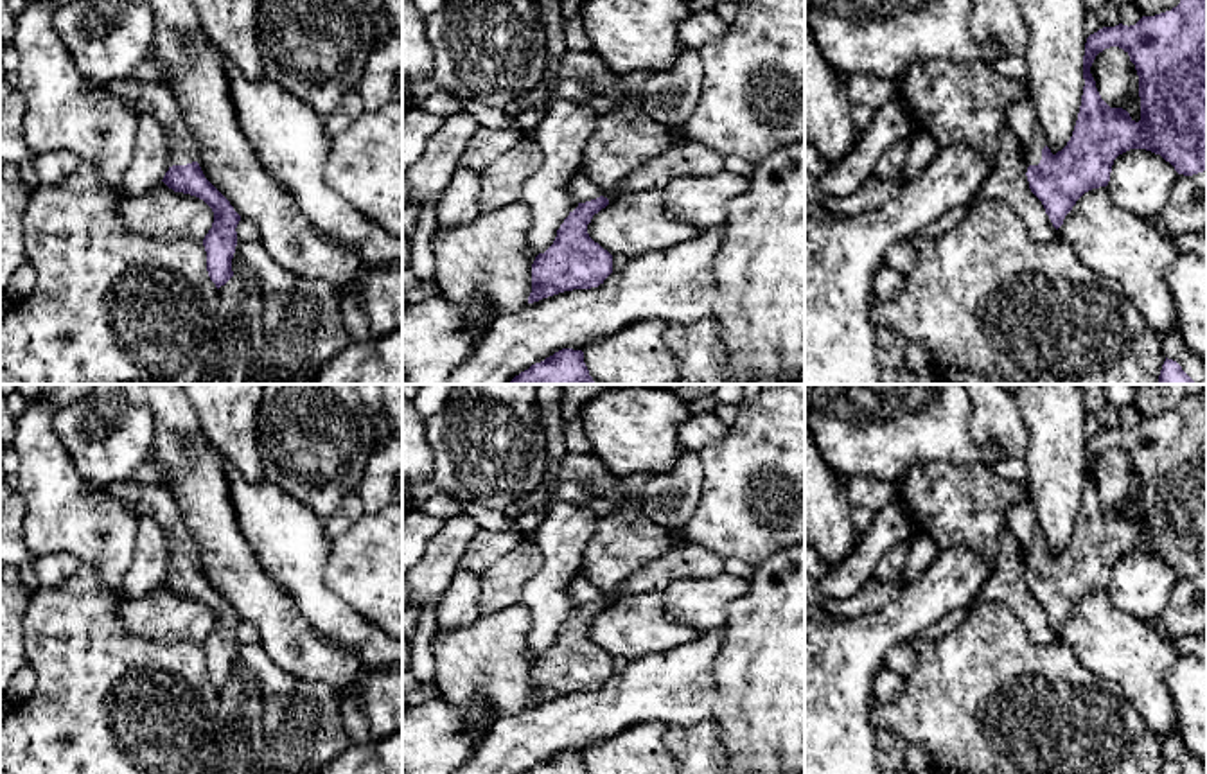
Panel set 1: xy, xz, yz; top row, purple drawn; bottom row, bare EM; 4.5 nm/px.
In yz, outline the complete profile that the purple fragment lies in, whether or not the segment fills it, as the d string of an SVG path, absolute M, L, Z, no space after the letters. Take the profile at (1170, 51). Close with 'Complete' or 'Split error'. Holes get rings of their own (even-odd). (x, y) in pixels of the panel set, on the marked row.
M1180 0L1171 11L1142 16L1135 25L1103 27L1090 34L1083 56L1083 95L1078 120L1067 145L1056 154L1047 147L1044 129L1036 119L1036 108L1026 92L1009 104L1006 111L1008 126L1020 142L1020 153L1027 165L1031 192L1042 201L1045 214L1058 230L1076 201L1088 190L1106 187L1114 160L1130 149L1146 149L1160 154L1178 174L1193 176L1207 171L1207 0ZM1110 47L1123 48L1135 65L1139 75L1141 120L1135 122L1123 108L1110 108L1099 95L1090 66L1099 52Z. Split error

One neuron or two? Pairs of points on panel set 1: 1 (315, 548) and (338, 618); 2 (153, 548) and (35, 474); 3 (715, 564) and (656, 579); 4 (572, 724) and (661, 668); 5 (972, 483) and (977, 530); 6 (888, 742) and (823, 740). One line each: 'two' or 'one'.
1: one
2: two
3: one
4: one
5: one
6: two

